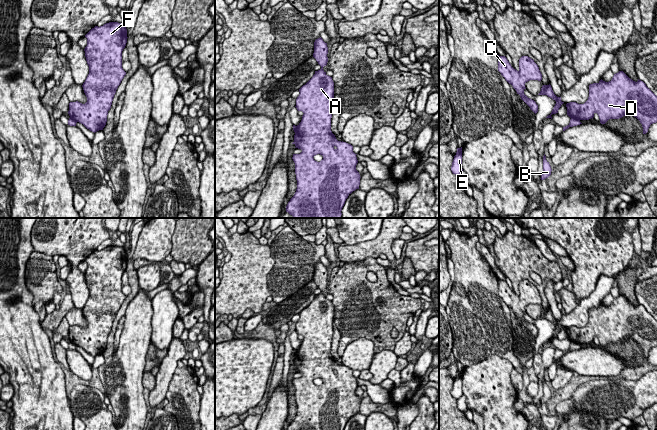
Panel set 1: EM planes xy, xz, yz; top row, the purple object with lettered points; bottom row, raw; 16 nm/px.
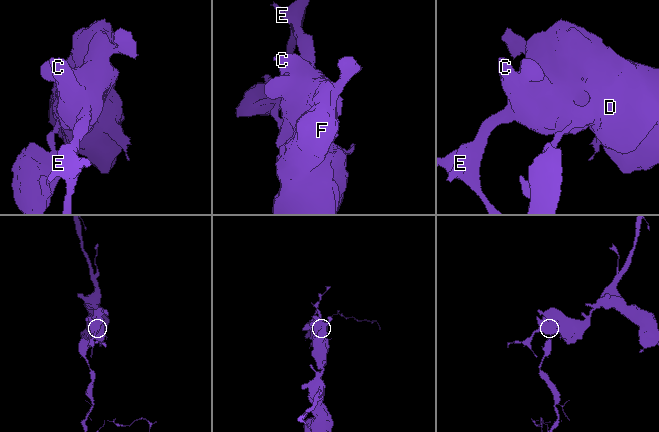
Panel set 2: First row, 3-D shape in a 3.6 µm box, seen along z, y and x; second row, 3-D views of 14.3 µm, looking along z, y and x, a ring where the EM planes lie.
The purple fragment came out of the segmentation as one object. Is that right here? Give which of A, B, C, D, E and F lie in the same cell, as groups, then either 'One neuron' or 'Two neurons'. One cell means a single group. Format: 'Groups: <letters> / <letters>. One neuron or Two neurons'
Groups: A C D E F / B. Two neurons

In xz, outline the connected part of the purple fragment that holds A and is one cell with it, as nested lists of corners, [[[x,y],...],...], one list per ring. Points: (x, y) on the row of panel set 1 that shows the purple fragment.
[[[320,37],[314,42],[313,57],[321,69],[315,71],[313,77],[299,89],[296,108],[302,111],[301,122],[294,131],[294,144],[301,149],[300,154],[293,154],[297,189],[286,206],[286,212],[293,218],[341,218],[341,211],[348,196],[359,189],[360,174],[356,170],[357,157],[353,146],[338,141],[331,131],[333,113],[334,82],[323,67],[328,62],[327,43]]]

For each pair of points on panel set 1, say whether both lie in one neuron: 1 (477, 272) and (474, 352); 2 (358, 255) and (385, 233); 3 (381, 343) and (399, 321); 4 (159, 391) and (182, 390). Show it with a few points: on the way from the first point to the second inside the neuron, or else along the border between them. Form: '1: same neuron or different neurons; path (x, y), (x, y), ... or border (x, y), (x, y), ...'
1: same neuron; path (482, 292), (483, 302), (487, 306), (487, 332)
2: same neuron; path (365, 249), (371, 248), (379, 240)
3: same neuron; path (381, 336), (392, 323)
4: different neurons; border (176, 369), (164, 397)

